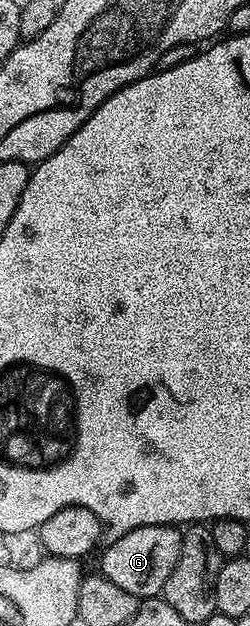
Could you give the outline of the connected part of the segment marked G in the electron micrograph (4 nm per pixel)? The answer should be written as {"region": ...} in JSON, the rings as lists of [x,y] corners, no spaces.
{"region":[[[158,524],[157,526],[141,526],[137,530],[129,530],[123,536],[115,536],[107,549],[104,547],[103,568],[101,575],[109,578],[109,582],[117,582],[121,590],[140,598],[155,598],[160,595],[169,578],[173,574],[173,566],[177,566],[177,558],[181,554],[183,533],[174,524]]]}

